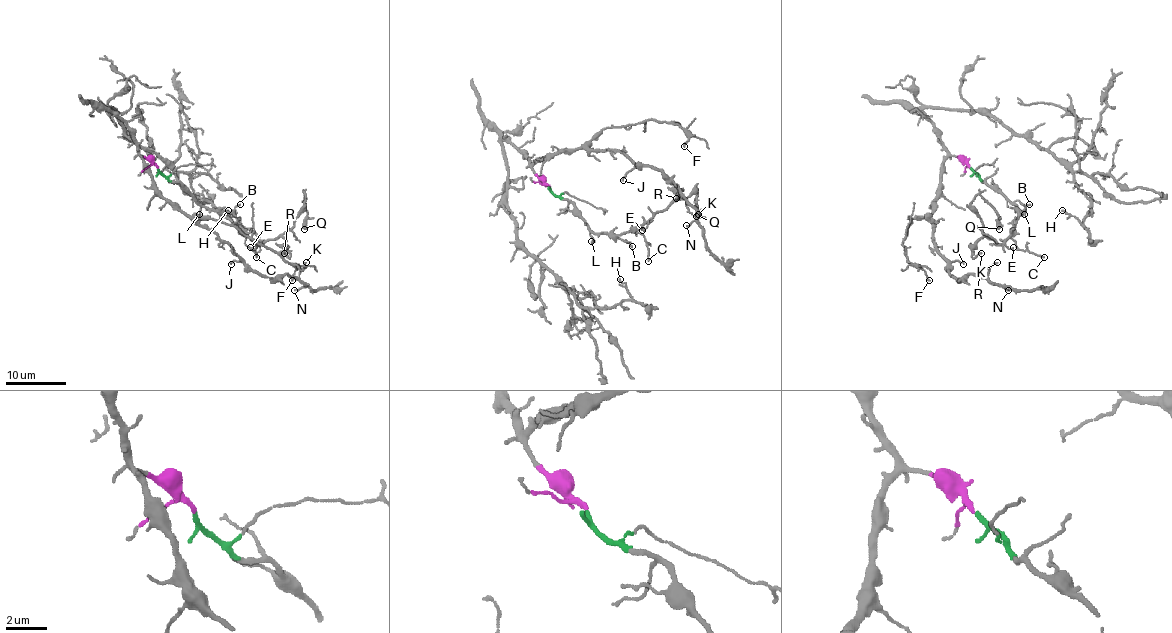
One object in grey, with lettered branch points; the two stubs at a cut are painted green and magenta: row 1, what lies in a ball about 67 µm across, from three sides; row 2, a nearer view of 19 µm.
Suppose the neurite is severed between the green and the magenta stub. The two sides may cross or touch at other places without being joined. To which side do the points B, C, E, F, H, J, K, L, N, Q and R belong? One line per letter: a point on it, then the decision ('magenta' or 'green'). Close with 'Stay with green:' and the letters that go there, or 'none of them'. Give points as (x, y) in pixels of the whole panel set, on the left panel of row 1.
B: (240, 204) | green
C: (256, 257) | green
E: (250, 247) | green
F: (292, 280) | magenta
H: (228, 210) | magenta
J: (231, 264) | magenta
K: (306, 262) | magenta
L: (199, 214) | green
N: (294, 290) | magenta
Q: (304, 229) | green
R: (284, 253) | green
Stay with green: B, C, E, L, Q, R

